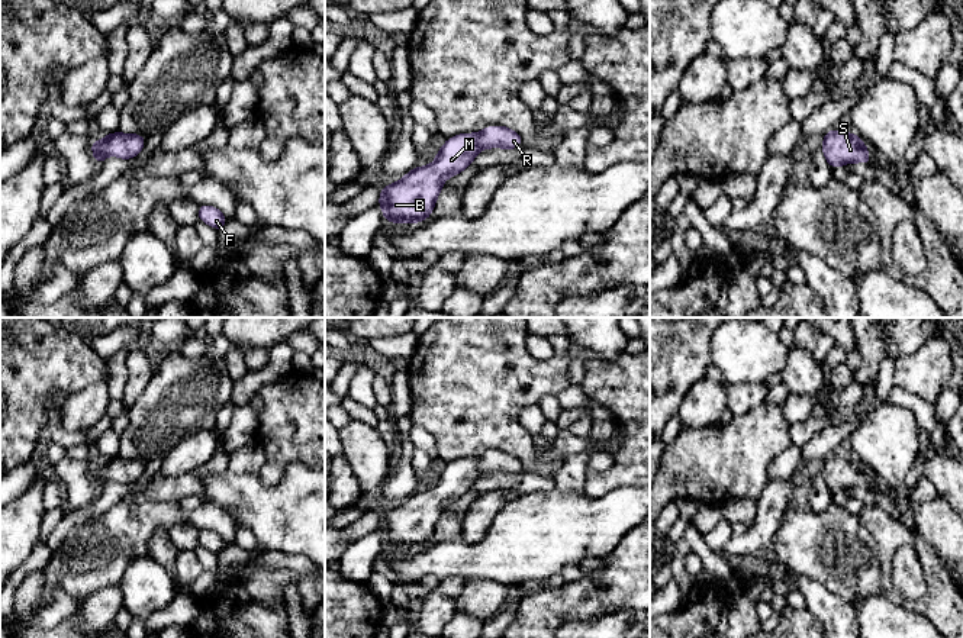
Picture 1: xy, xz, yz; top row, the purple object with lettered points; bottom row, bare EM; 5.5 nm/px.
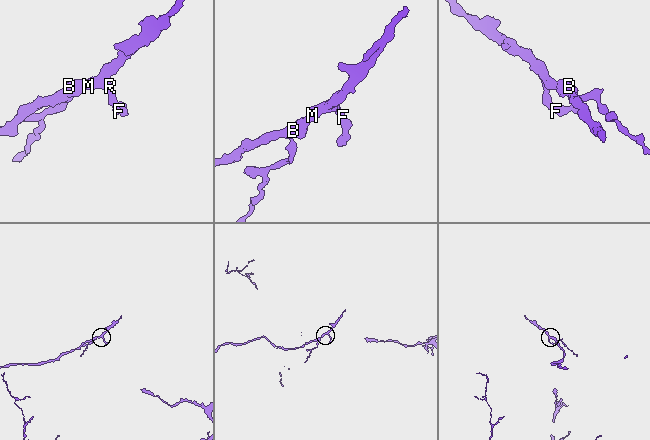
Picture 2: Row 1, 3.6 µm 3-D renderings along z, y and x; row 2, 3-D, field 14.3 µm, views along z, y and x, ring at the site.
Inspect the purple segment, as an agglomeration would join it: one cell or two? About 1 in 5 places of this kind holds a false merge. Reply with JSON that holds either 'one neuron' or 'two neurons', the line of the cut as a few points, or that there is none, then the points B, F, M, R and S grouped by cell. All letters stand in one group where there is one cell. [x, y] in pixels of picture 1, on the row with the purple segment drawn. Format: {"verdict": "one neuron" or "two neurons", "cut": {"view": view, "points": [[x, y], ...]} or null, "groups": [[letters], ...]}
{"verdict": "one neuron", "cut": null, "groups": [["B", "F", "M", "R", "S"]]}

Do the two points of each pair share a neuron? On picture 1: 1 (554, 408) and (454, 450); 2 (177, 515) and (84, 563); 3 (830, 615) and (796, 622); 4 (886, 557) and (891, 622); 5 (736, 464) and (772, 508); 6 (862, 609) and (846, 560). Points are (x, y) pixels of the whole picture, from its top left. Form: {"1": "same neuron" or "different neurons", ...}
{"1": "different neurons", "2": "same neuron", "3": "different neurons", "4": "different neurons", "5": "different neurons", "6": "different neurons"}

